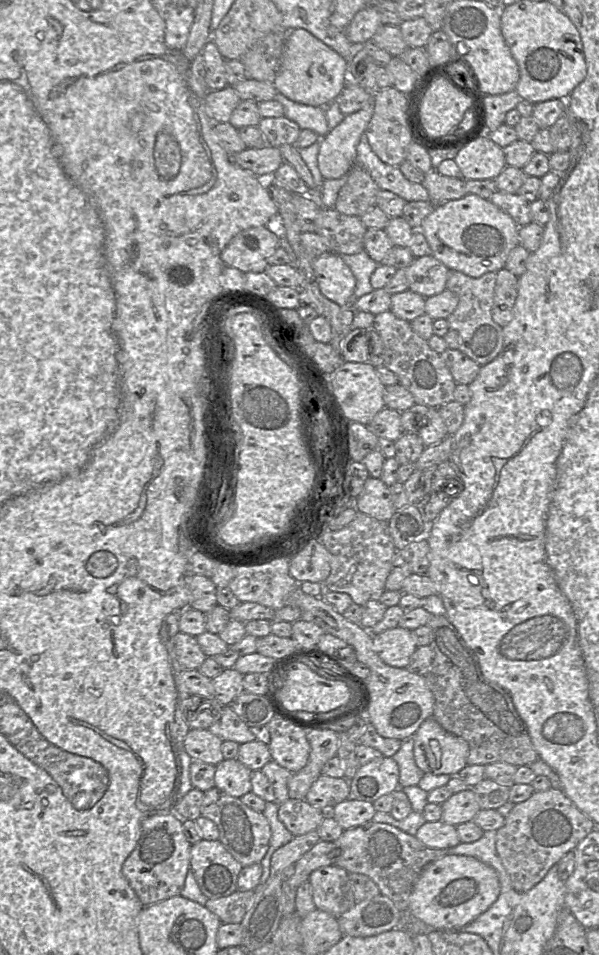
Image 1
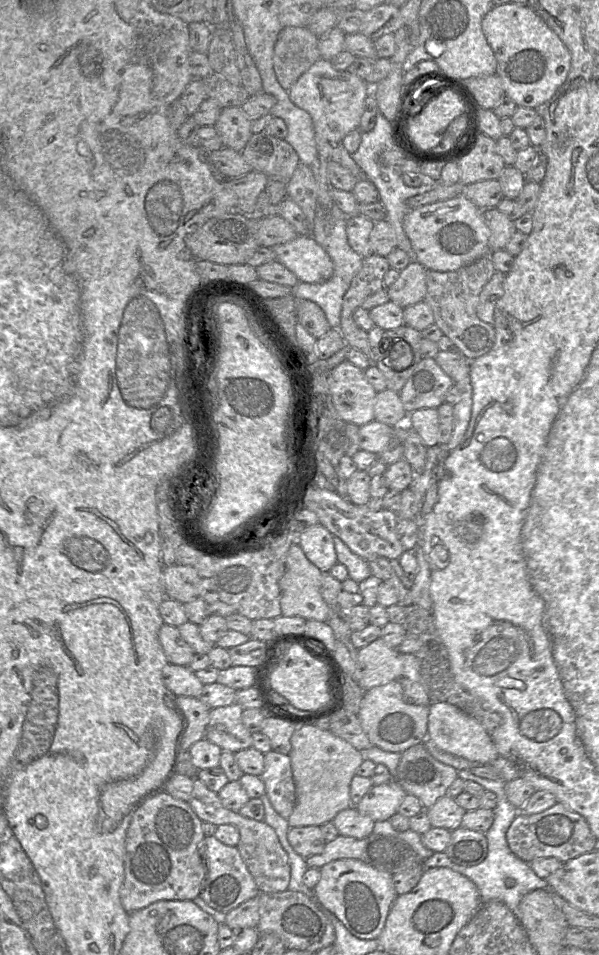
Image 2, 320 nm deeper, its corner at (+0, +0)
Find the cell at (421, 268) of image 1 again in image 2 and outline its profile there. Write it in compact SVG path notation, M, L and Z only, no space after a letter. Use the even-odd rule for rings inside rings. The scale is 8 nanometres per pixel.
M412 261L387 288L390 301L402 308L424 301L427 292L427 271L419 262Z

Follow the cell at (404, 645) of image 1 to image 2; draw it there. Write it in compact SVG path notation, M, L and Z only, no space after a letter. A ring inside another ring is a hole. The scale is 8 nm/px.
M380 637L357 650L357 664L351 676L364 691L397 680L401 674L401 654Z

